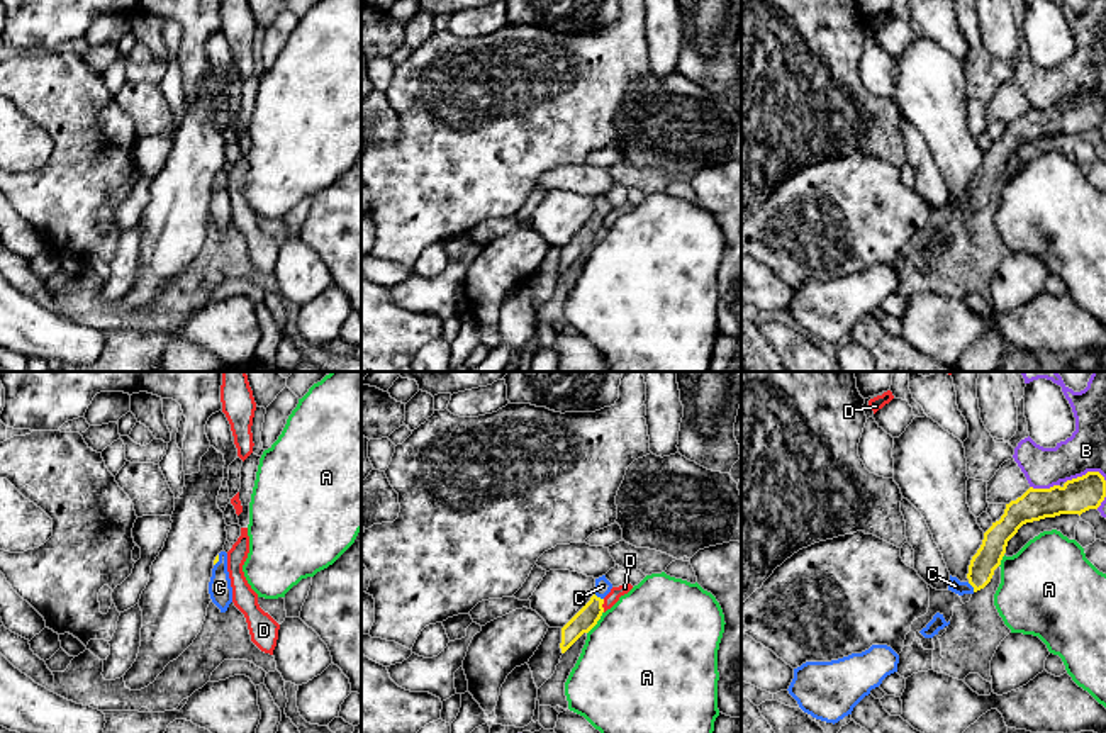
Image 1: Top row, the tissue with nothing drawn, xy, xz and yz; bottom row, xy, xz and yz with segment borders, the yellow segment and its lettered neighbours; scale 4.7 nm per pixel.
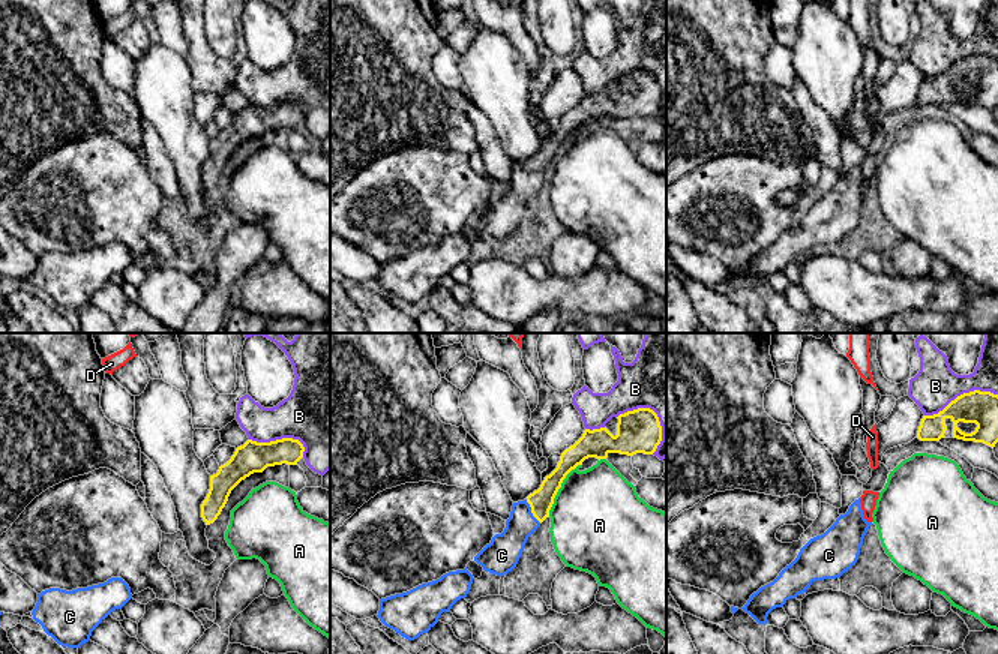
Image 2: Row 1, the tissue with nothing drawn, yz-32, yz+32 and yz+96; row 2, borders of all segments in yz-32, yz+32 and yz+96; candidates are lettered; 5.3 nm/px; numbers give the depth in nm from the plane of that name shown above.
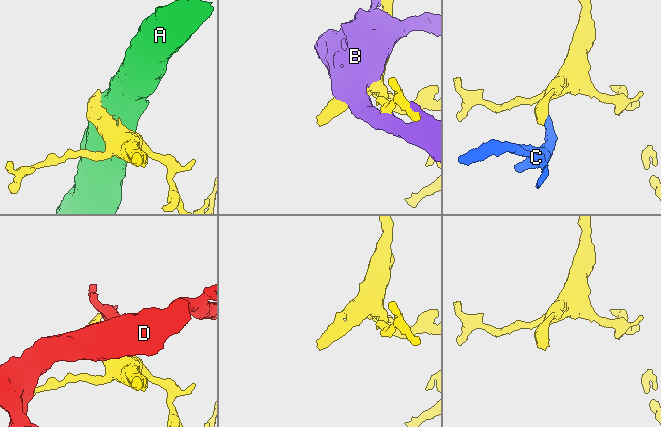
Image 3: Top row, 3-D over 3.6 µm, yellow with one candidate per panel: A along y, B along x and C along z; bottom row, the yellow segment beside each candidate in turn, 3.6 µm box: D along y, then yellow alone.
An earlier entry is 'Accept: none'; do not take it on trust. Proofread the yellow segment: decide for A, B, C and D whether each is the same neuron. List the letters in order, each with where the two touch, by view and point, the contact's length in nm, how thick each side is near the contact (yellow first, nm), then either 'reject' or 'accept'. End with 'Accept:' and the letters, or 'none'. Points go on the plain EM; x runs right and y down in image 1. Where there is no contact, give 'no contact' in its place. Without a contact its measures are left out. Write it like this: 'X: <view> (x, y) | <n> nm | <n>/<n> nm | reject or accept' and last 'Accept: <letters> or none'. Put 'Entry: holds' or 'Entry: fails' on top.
Entry: fails
A: xz (596, 243) | 130 nm | 100/500 nm | reject
B: yz (1086, 94) | 190 nm | 160/190 nm | reject
C: xz (599, 218) | 60 nm | 100/80 nm | accept
D: xz (601, 226) | 60 nm | 100/60 nm | reject
Accept: C

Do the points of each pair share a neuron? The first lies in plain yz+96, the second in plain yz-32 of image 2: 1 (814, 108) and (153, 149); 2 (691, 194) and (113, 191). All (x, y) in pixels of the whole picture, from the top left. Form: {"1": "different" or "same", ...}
{"1": "same", "2": "same"}

